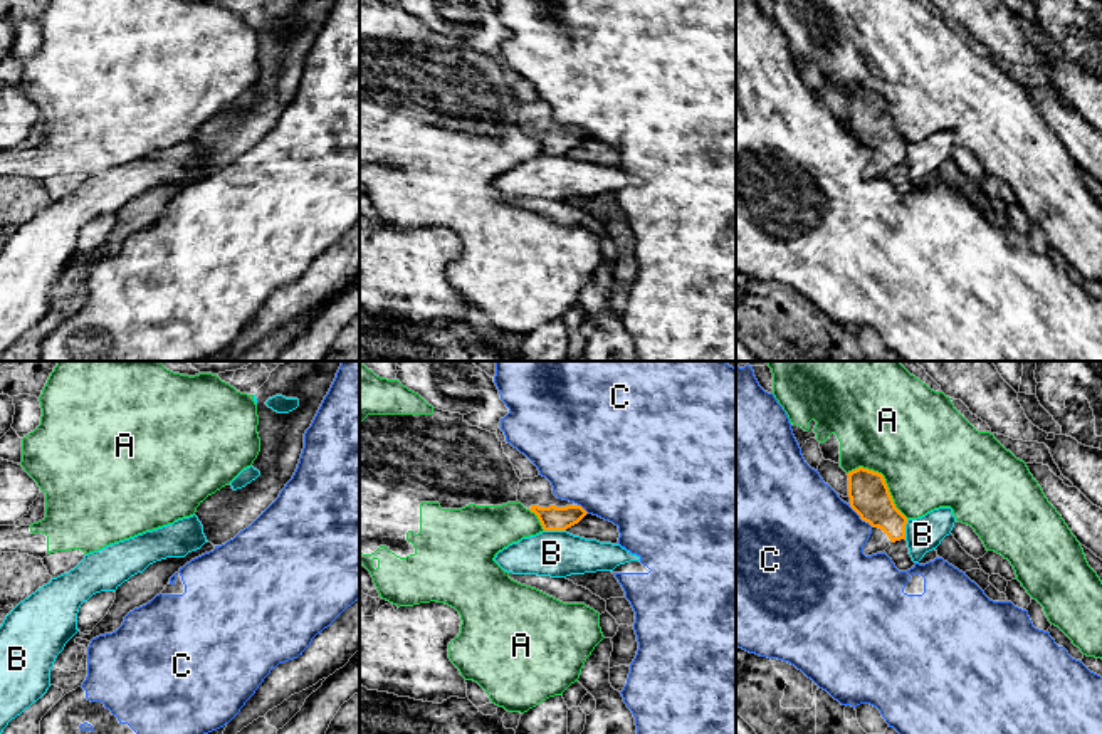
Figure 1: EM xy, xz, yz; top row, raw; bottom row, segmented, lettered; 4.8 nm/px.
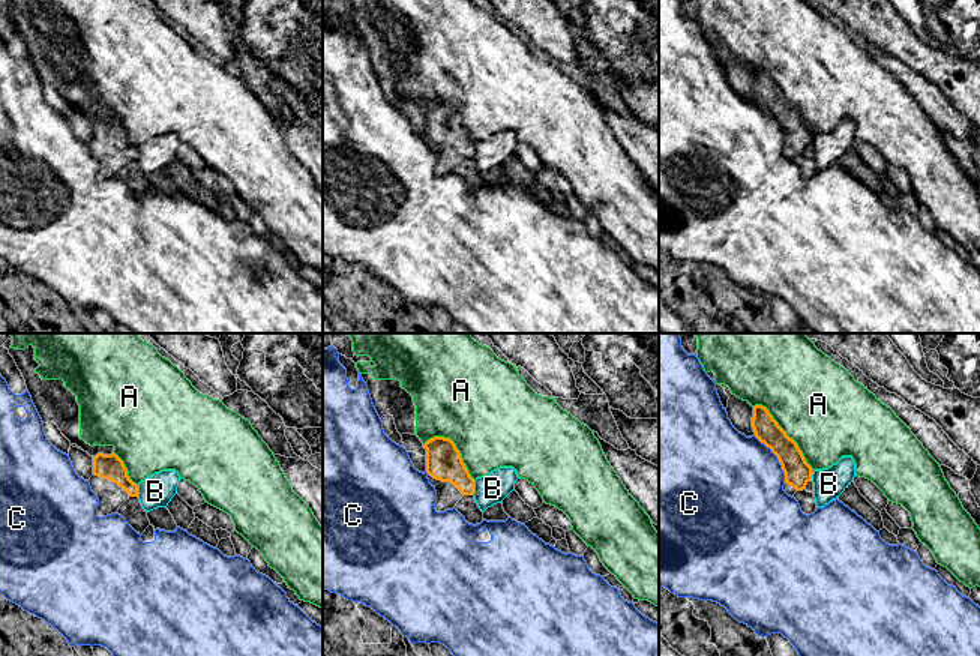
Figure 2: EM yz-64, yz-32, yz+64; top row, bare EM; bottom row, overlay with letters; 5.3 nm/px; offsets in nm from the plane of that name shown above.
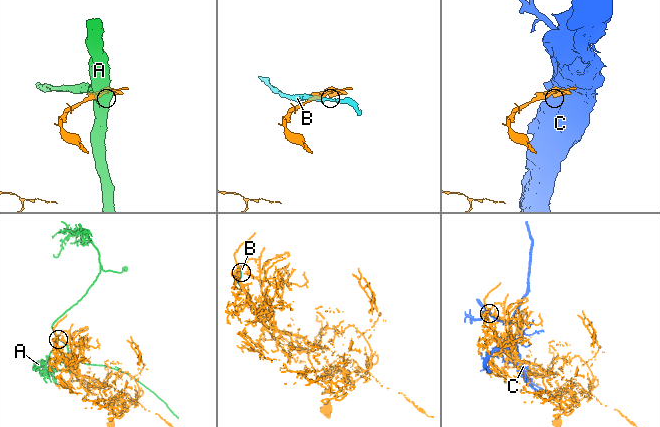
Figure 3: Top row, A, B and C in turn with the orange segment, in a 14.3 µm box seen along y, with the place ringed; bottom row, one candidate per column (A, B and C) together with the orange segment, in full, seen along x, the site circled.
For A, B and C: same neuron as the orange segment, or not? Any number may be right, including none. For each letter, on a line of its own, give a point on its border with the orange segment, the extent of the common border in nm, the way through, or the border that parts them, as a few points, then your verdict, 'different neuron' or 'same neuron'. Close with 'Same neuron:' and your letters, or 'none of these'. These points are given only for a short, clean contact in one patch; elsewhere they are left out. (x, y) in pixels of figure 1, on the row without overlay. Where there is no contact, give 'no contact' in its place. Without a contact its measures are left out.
A: yz (884, 103) | 360 nm | different neuron
B: xz (555, 153) | 100 nm | different neuron
C: yz (860, 141) | 160 nm | different neuron
Same neuron: none of these

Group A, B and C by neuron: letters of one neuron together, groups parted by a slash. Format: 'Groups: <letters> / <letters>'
Groups: A / B / C

